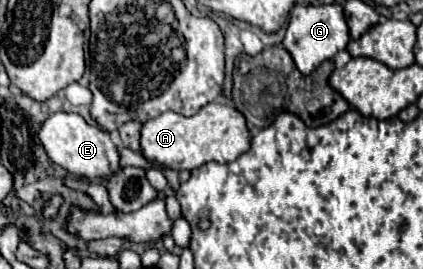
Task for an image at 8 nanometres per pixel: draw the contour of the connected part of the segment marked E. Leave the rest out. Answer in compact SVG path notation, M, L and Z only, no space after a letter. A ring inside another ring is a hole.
M54 113L50 115L42 129L40 129L40 141L48 153L48 157L70 171L76 177L84 179L108 179L112 173L120 171L120 153L116 151L114 141L106 131L100 127L88 125L78 113Z

